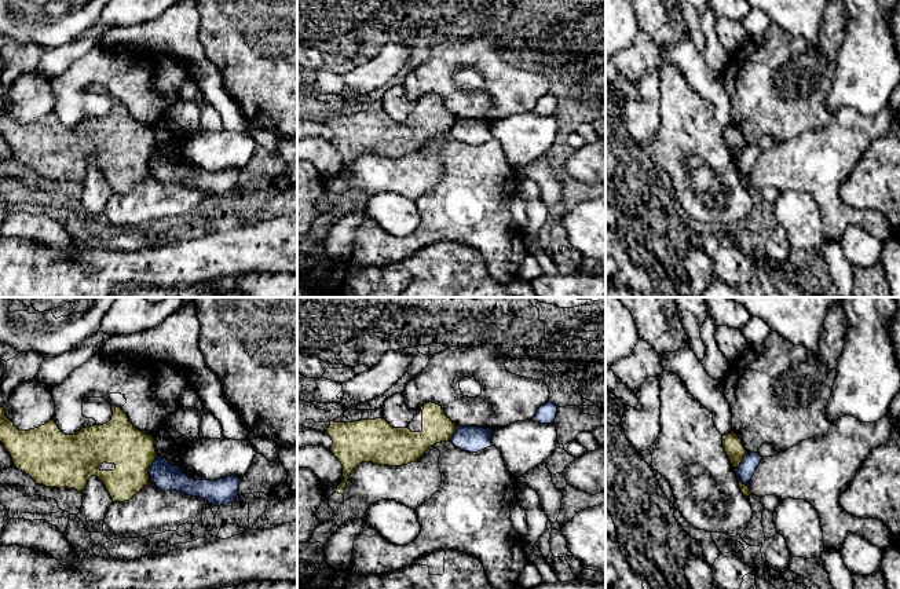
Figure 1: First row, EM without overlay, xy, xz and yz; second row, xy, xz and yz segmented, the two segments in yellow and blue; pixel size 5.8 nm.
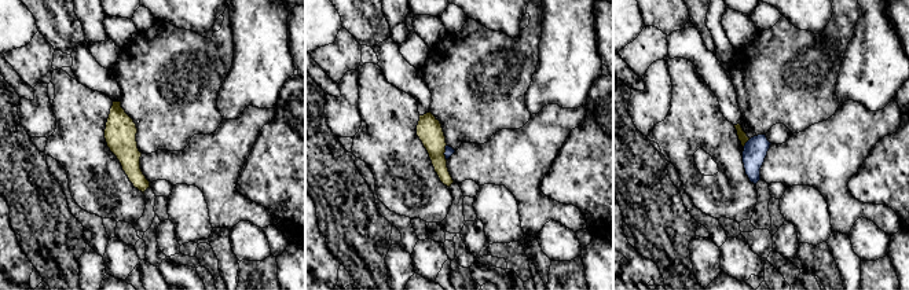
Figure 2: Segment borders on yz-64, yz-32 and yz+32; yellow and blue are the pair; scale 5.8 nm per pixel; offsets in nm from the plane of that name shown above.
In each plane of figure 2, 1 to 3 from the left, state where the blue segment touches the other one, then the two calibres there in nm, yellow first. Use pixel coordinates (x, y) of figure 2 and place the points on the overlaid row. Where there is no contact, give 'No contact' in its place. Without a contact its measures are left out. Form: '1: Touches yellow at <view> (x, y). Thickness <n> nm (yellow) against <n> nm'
1: No contact
2: Touches yellow at yz-32 (444, 151). Thickness 150 nm (yellow) against 50 nm
3: Touches yellow at yz+32 (746, 142). Thickness 60 nm (yellow) against 140 nm

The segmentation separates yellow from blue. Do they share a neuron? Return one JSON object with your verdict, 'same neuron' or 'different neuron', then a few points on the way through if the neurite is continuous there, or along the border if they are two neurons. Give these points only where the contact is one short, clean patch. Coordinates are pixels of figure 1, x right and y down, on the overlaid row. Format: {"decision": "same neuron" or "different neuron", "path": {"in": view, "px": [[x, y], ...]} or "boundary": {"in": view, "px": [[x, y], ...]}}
{"decision": "different neuron", "boundary": {"in": "xy", "px": [[157, 456], [149, 468], [149, 476]]}}

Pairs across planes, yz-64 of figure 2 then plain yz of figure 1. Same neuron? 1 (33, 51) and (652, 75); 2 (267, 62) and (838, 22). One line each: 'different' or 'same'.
1: different
2: different

